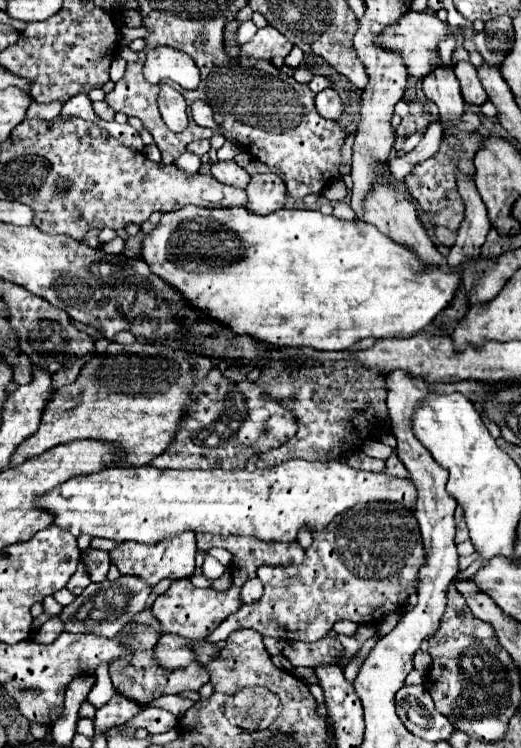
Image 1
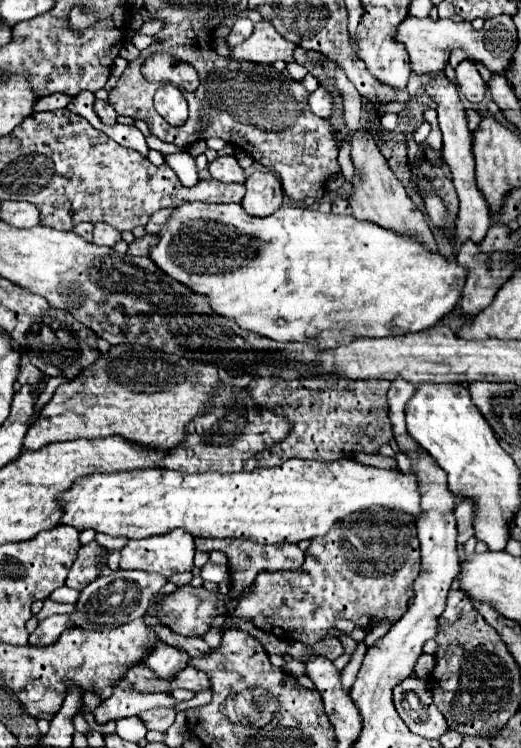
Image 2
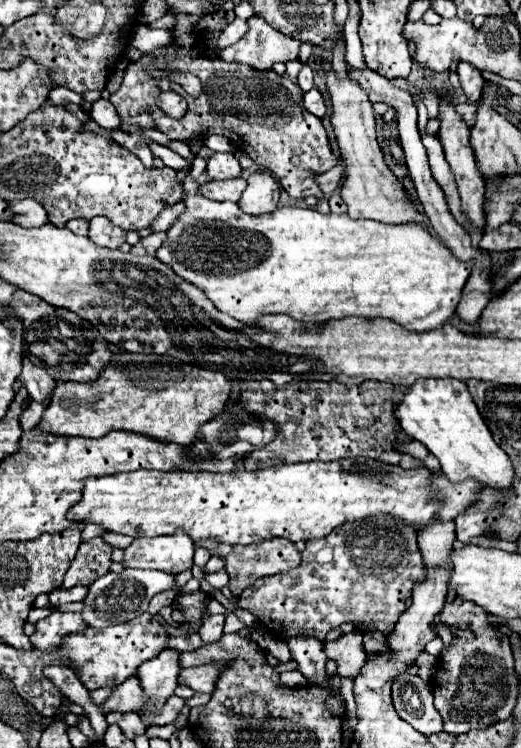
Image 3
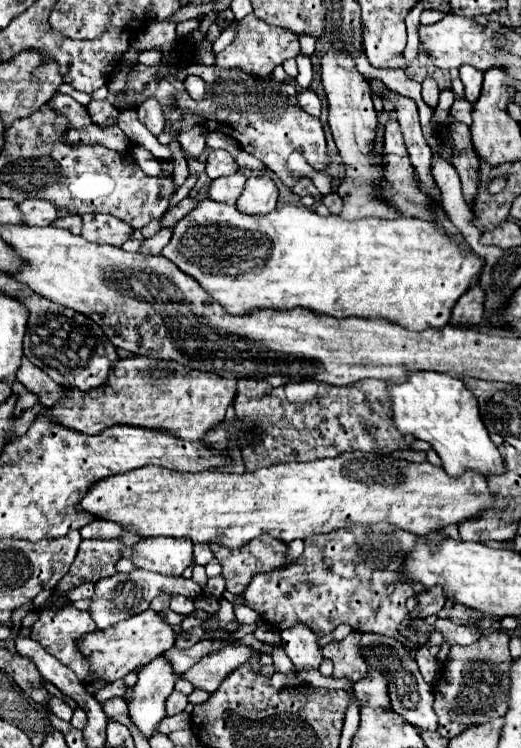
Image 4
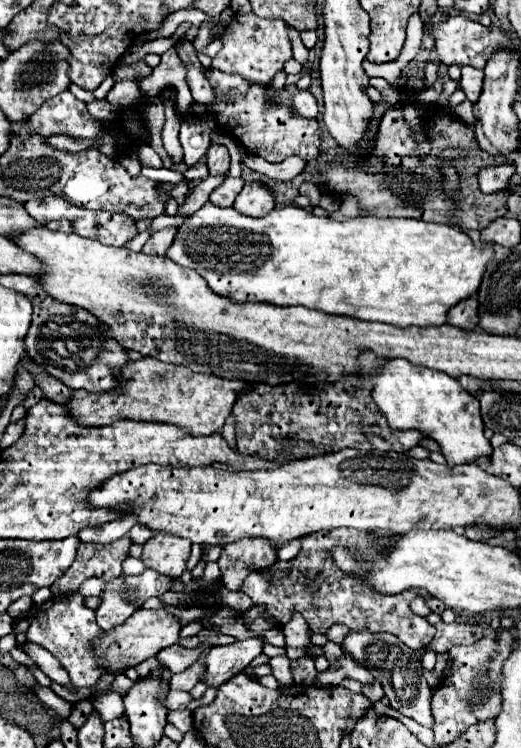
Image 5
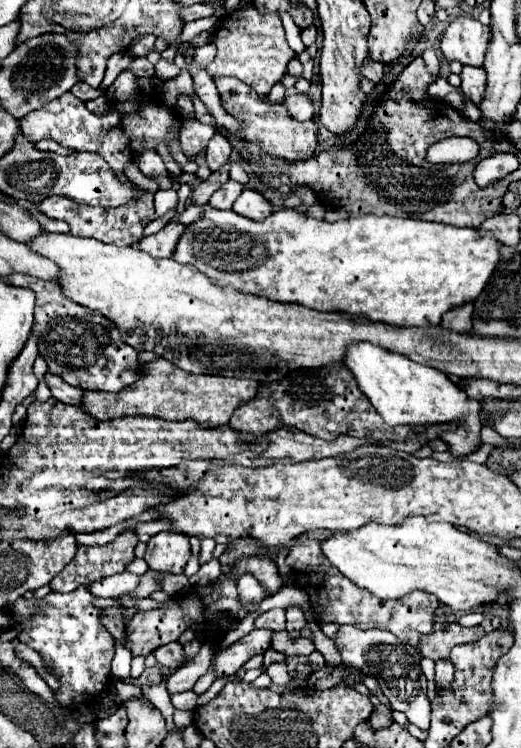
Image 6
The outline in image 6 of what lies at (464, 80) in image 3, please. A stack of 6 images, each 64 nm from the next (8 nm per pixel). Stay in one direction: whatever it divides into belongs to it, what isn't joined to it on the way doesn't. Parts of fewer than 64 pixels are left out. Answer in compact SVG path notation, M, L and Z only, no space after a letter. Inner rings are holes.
M464 66L460 78L462 78L460 88L468 96L468 100L472 100L474 104L480 104L480 100L484 96L484 88L486 88L486 72L484 72L484 68Z

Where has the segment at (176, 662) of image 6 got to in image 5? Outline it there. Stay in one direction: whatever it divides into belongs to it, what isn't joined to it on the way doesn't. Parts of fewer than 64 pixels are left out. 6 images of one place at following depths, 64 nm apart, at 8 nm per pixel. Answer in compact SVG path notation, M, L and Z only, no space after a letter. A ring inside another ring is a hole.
M174 644L174 646L170 646L170 648L164 648L164 650L160 650L158 652L158 662L162 664L162 666L166 666L170 672L184 672L188 666L192 666L198 658L200 658L200 654L202 654L202 650L206 648L208 644L200 644L198 648L192 648L192 650L188 650L188 648L182 648L180 644Z

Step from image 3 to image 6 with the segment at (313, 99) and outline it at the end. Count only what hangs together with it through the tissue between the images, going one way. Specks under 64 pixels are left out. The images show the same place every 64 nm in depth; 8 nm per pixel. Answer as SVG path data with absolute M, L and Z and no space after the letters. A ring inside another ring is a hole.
M290 94L284 100L290 116L294 120L312 120L314 118L314 104L306 94Z

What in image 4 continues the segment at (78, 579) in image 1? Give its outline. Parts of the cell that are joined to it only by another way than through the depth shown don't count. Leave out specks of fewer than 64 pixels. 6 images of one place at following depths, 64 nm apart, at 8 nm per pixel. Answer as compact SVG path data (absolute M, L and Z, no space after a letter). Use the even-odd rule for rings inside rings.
M118 539L82 540L76 560L56 590L68 592L84 582L96 582L104 576L112 576L114 564L120 560L120 548L124 548L124 544Z

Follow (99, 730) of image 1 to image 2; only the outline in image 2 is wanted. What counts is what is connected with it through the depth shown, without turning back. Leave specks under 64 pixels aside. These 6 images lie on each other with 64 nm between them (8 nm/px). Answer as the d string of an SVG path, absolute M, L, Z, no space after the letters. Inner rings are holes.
M116 686L114 694L100 702L100 706L94 710L94 718L98 724L106 724L110 720L120 720L120 718L128 718L128 716L138 716L140 712L151 708L174 708L174 710L188 710L194 706L202 706L210 702L210 690L202 690L198 692L192 700L186 702L178 702L170 694L154 693L140 694L134 690L122 690L120 686Z

